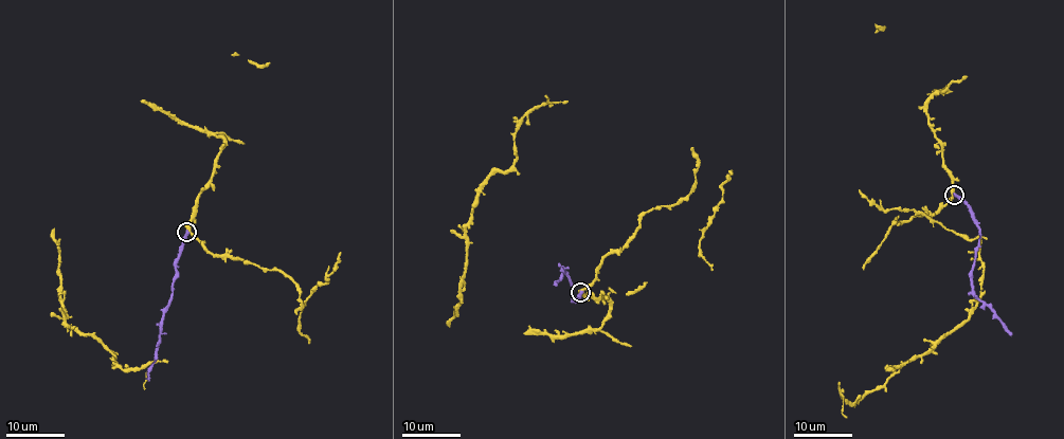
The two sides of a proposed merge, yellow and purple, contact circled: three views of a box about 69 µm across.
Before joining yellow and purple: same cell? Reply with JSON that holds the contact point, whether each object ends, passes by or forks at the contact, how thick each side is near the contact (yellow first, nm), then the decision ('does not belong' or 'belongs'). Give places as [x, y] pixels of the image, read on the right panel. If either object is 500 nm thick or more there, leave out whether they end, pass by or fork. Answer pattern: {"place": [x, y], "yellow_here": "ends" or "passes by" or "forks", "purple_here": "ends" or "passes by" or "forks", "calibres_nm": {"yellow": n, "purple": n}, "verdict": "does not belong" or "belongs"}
{"place": [954, 195], "yellow_here": "passes by", "purple_here": "ends", "calibres_nm": {"yellow": 400, "purple": 400}, "verdict": "belongs"}

